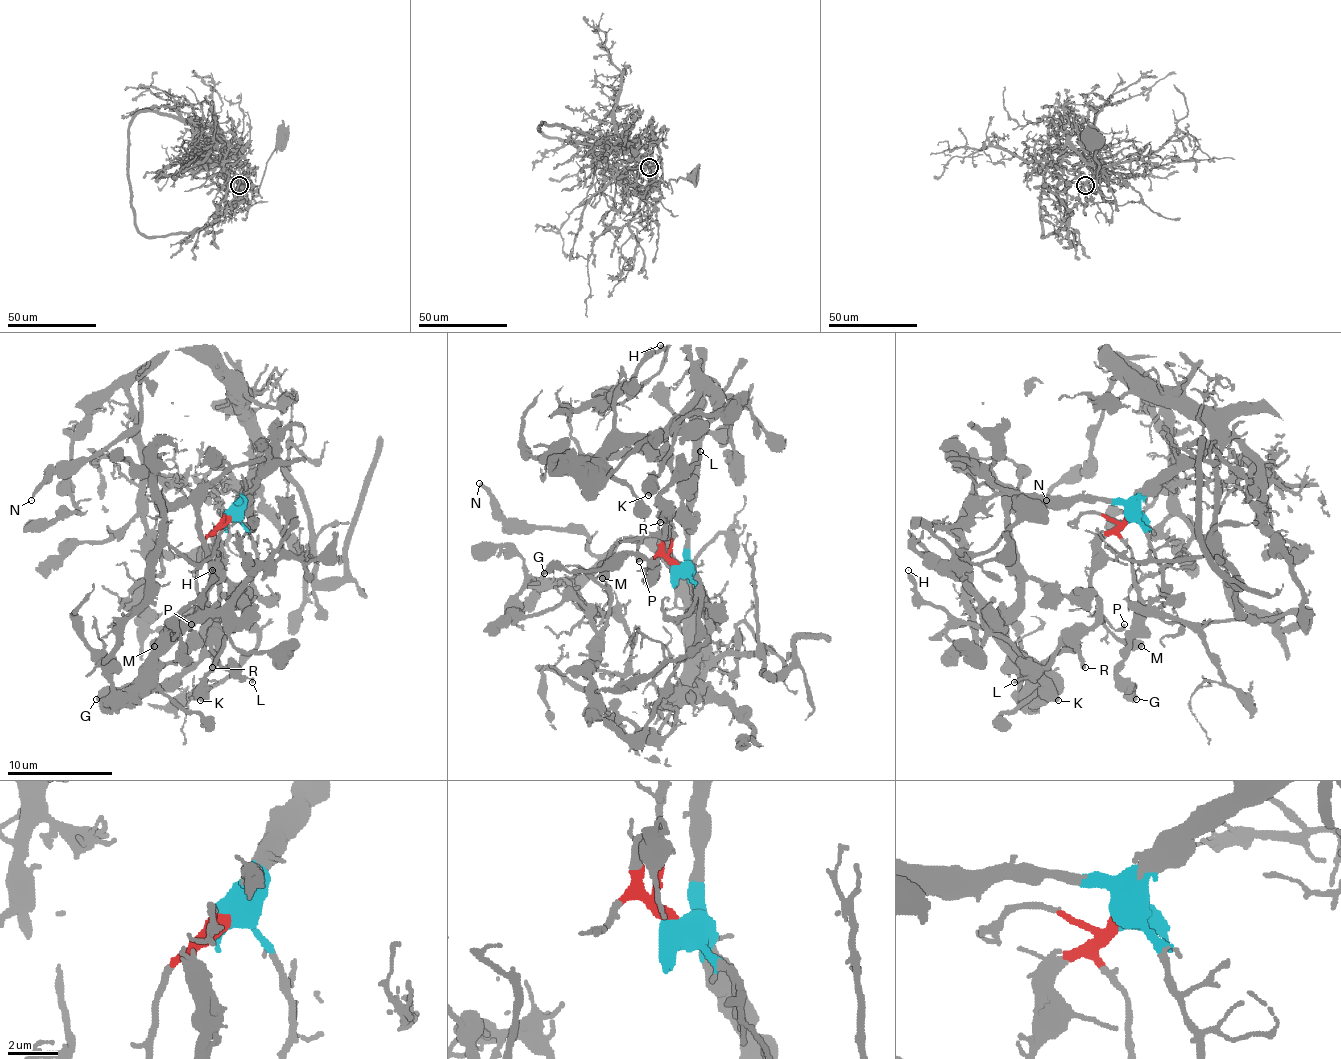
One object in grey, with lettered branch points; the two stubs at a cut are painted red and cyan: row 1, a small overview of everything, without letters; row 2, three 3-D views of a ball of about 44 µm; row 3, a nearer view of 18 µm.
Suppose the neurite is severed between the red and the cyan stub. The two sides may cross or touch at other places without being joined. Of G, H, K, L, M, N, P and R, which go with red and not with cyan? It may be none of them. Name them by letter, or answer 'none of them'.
G, L, M, P, R

